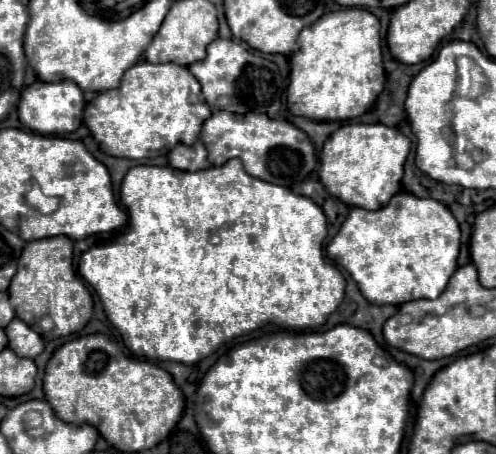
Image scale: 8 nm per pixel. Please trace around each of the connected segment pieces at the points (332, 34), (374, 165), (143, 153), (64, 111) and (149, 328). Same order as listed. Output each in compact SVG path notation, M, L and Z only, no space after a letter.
M350 7L322 15L298 35L300 49L290 57L288 109L312 121L344 121L364 115L382 93L387 74L383 66L380 21L366 9Z
M350 123L336 129L324 143L320 153L320 181L326 191L346 205L362 209L380 209L400 191L404 161L410 151L410 139L394 127L382 123Z
M138 61L124 73L118 89L102 91L86 105L84 123L104 153L126 159L154 159L158 155L166 155L178 143L196 143L202 123L208 117L210 107L206 105L200 83L194 77L190 93L188 67L176 63L154 65L148 61Z
M34 81L22 91L18 103L18 115L22 125L42 135L64 135L76 131L82 123L82 111L84 111L84 93L82 89L78 89L78 85L74 85L74 81L60 83Z
M230 159L220 167L210 167L210 169L202 169L202 171L194 171L194 173L178 171L168 165L166 167L138 165L126 173L126 177L122 181L120 199L122 199L122 205L128 209L128 217L130 217L128 231L122 237L116 237L114 241L110 241L106 245L94 245L86 253L82 253L82 257L78 261L78 273L84 277L86 283L90 283L94 287L94 291L98 293L98 297L104 305L106 317L120 331L126 347L136 357L142 357L148 361L178 361L178 363L192 365L204 357L212 355L224 341L230 341L238 335L250 333L250 331L262 327L264 323L276 323L286 329L320 327L320 325L324 325L328 315L340 305L340 301L344 297L346 281L344 281L342 273L334 265L324 261L322 241L326 237L326 217L324 217L322 209L308 197L292 193L288 187L280 187L280 185L250 177L244 171L240 159Z

